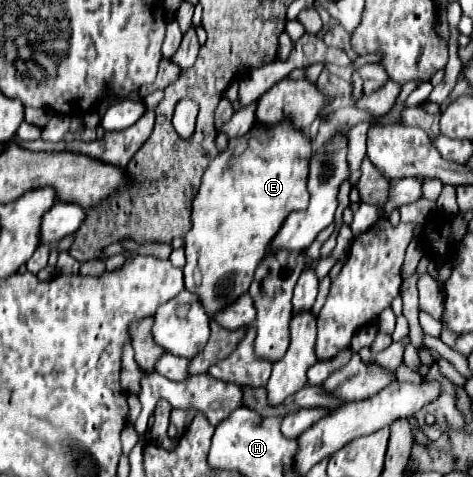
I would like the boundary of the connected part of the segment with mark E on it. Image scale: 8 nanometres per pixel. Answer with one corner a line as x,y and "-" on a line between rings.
279,123
269,129
253,129
241,139
231,139
229,147
207,167
191,207
183,275
185,289
199,297
211,319
229,303
235,303
233,299
247,293
257,265
267,255
287,215
307,207
309,159
309,137
291,127
291,123

